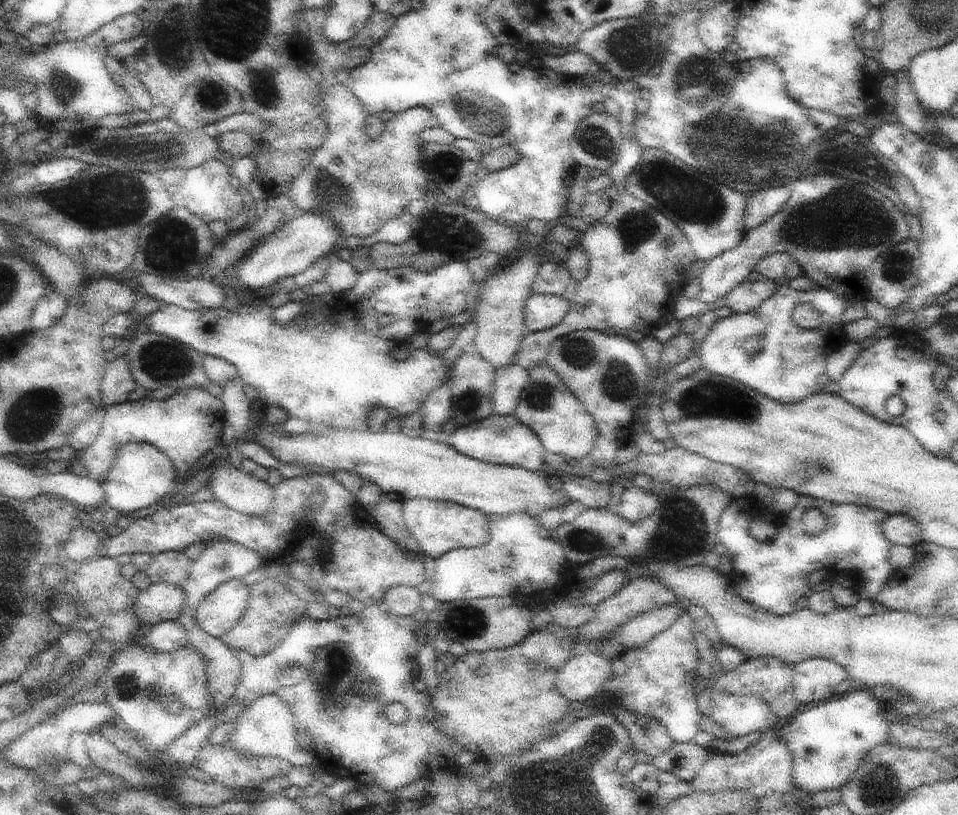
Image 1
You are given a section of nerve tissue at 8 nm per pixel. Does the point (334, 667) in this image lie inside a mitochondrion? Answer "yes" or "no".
yes

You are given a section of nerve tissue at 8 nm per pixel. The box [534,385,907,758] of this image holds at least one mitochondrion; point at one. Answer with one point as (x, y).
(682, 531)

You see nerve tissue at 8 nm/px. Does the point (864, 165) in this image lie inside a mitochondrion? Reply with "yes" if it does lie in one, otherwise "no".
yes

